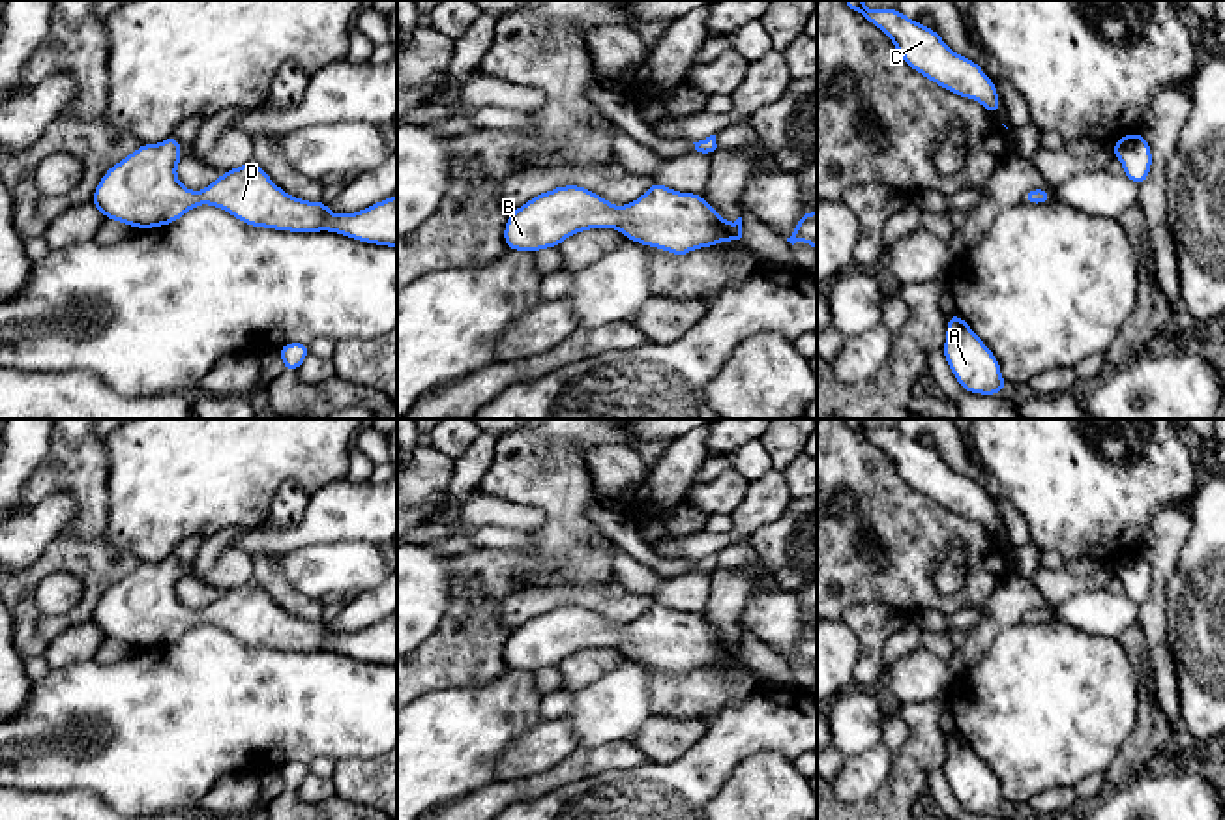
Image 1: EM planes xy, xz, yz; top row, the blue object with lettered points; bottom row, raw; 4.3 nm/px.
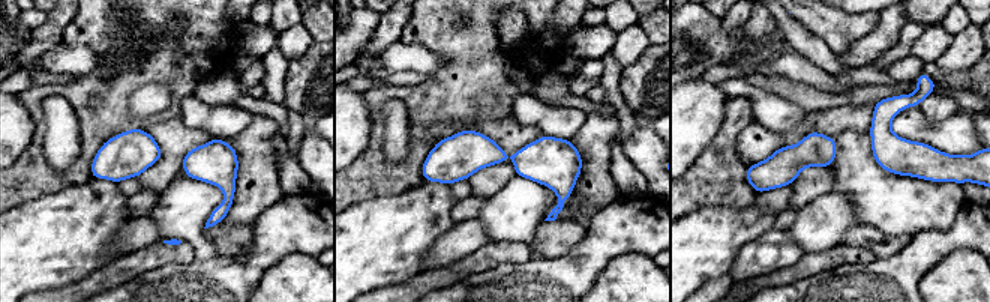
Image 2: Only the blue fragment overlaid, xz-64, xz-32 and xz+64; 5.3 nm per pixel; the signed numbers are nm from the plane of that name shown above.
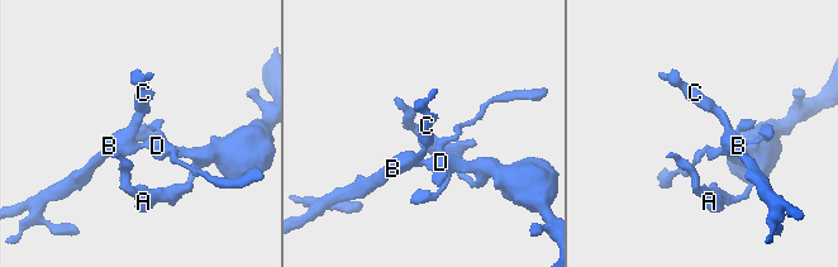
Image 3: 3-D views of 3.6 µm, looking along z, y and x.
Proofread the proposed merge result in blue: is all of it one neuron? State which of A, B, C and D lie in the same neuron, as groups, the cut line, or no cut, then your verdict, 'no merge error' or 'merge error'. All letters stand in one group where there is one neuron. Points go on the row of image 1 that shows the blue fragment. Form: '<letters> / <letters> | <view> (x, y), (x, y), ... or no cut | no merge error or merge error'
A B C D | no cut | no merge error

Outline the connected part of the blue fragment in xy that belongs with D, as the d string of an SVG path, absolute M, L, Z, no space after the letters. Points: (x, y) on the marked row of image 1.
M174 133L159 144L142 144L103 174L90 202L105 219L135 228L170 225L191 208L210 204L249 227L330 230L358 242L397 247L397 195L356 213L333 215L324 200L307 202L285 193L255 159L195 193L176 178L180 159L182 146Z

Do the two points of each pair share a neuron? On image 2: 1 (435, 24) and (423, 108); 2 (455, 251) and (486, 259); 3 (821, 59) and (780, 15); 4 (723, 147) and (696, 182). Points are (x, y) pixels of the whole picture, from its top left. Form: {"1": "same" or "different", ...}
{"1": "same", "2": "different", "3": "same", "4": "same"}

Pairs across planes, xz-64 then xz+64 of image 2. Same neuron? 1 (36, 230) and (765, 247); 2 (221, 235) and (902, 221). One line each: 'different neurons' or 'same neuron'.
1: different neurons
2: different neurons

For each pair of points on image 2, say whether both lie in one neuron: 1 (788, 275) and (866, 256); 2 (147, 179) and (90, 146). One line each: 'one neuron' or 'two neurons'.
1: one neuron
2: two neurons

